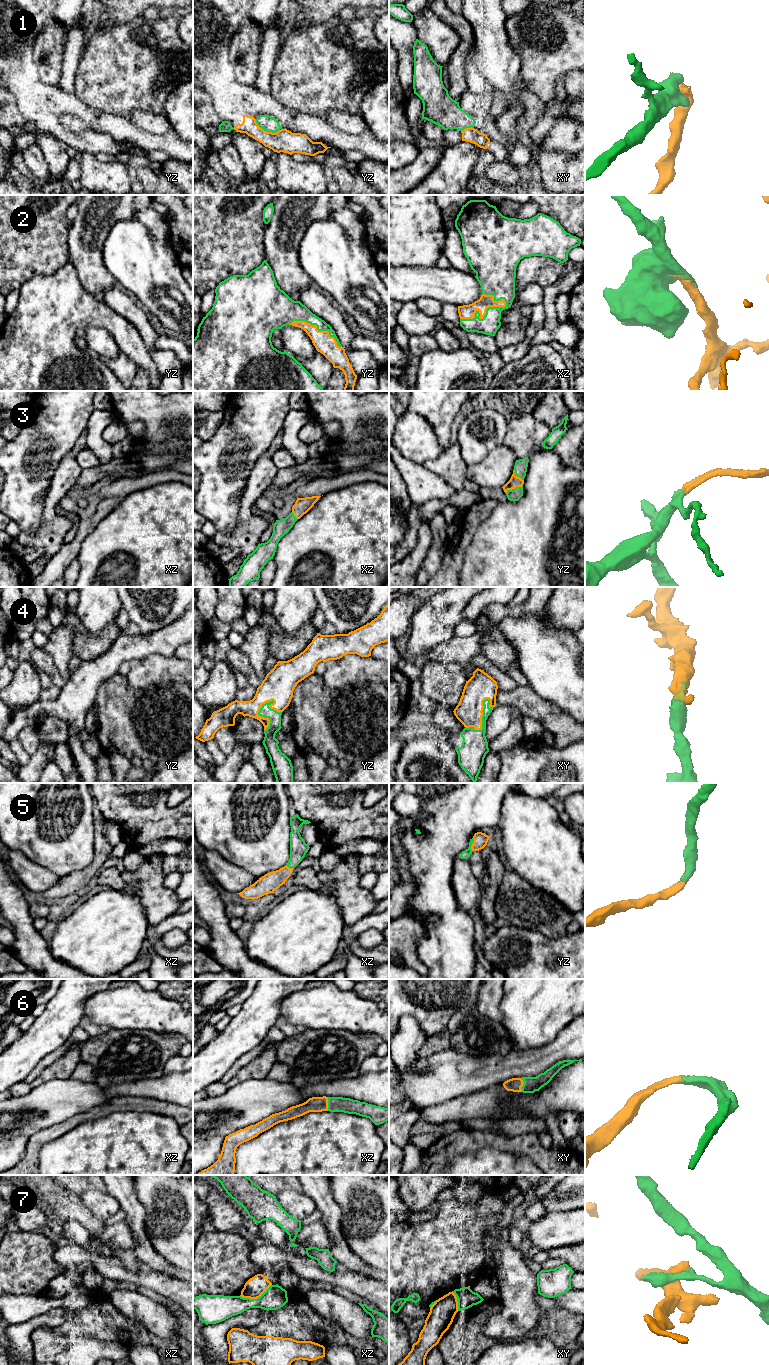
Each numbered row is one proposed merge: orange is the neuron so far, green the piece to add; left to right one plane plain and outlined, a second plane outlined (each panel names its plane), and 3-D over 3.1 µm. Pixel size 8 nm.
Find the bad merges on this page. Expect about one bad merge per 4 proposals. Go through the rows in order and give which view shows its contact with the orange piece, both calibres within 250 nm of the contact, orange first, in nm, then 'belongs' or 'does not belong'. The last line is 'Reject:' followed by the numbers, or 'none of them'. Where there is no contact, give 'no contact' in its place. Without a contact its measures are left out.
1: contact in yz; calibres 180 and 120 nm; does not belong
2: contact in xz; calibres 110 and 150 nm; belongs
3: contact in yz; calibres 90 and 100 nm; belongs
4: contact in yz; calibres 190 and 120 nm; belongs
5: contact in yz; calibres 110 and 70 nm; belongs
6: contact in xz; calibres 130 and 130 nm; belongs
7: contact in xz; calibres 160 and 190 nm; does not belong
Reject: 1, 7

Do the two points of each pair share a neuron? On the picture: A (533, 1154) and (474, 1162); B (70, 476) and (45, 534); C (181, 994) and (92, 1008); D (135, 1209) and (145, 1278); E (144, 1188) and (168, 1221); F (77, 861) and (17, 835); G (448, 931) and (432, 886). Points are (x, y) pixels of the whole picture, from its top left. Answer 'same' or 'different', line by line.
A: different
B: same
C: different
D: different
E: same
F: same
G: same

